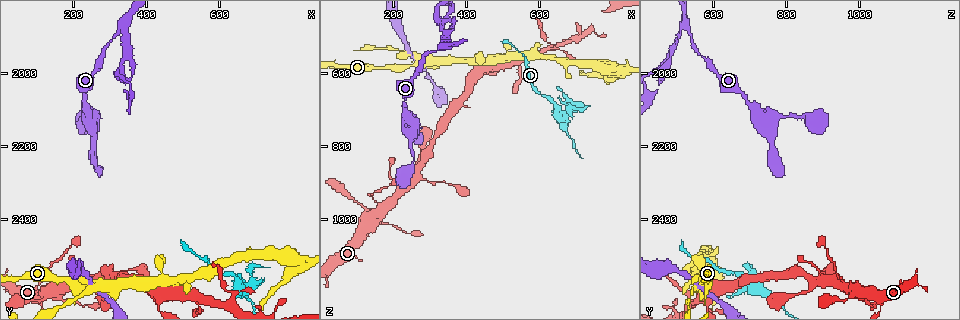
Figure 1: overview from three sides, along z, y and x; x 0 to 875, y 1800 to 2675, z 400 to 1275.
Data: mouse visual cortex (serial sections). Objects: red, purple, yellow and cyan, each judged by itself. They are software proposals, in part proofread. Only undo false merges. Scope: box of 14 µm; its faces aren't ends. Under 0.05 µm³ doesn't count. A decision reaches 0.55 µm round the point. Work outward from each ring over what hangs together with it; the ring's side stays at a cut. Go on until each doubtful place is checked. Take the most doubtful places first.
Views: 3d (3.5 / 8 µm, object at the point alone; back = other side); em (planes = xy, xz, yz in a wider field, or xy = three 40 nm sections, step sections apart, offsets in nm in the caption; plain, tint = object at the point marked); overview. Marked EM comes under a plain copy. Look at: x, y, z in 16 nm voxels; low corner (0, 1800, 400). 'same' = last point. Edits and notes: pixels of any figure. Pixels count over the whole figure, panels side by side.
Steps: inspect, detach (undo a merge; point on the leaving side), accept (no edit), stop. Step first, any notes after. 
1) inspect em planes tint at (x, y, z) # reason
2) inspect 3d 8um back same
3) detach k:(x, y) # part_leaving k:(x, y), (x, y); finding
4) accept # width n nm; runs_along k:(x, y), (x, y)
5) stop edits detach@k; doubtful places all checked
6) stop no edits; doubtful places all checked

inspect 3d 3.5um at (275, 2575, 570) # side arm on a straight run

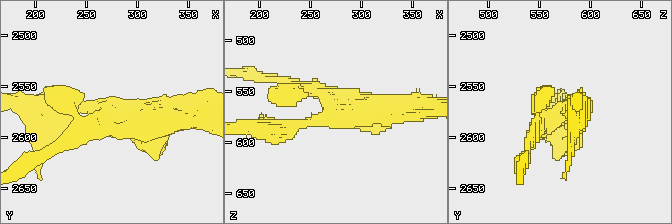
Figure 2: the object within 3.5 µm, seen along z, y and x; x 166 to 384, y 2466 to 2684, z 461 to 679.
inspect em xy step 3 tint at (272, 2572, 574) # need the tissue

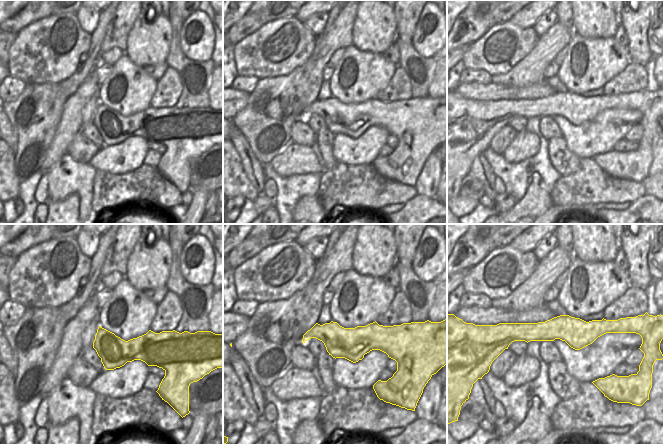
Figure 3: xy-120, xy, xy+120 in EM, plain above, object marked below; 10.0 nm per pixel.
accept # width 320 nm; runs_along 2:(267, 131), (363, 108), (396, 108); continuous, no second cell

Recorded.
inspect 3d 3.5um at (655, 2570, 695)

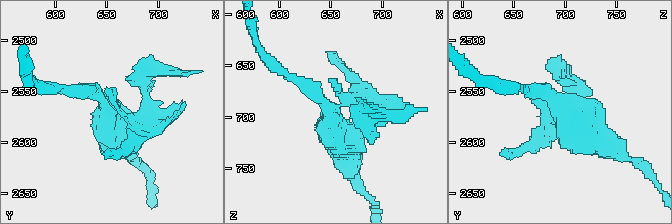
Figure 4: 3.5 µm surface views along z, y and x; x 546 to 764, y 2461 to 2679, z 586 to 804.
inspect em xy step 3 tint at (654, 2570, 698)

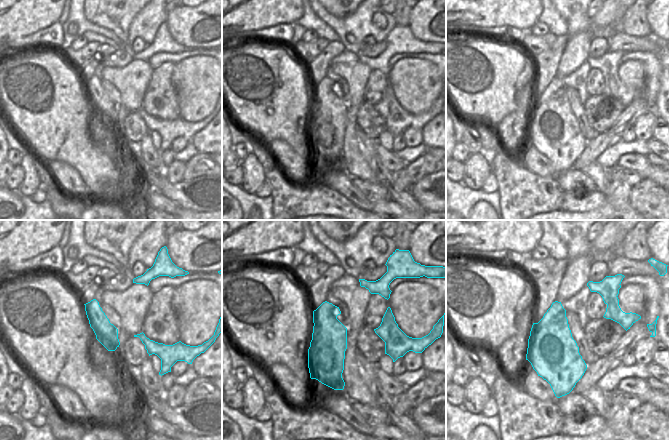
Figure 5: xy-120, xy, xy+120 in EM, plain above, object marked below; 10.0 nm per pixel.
detach 4:(565, 86) # part_leaving 4:(342, 105), (367, 123), (401, 118); a second cell is stuck on

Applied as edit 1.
inspect overview # see it whole again

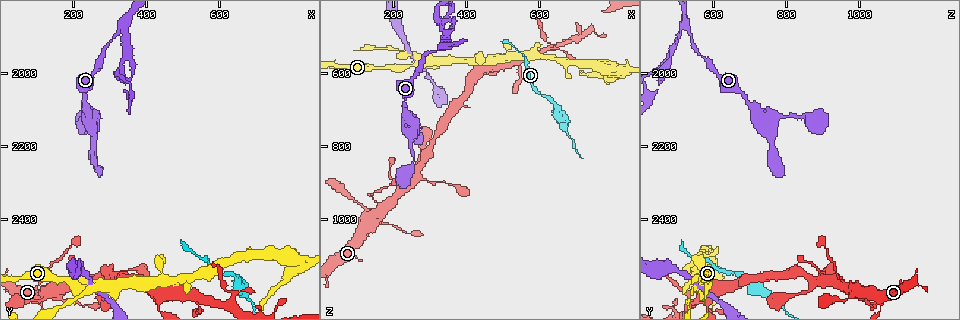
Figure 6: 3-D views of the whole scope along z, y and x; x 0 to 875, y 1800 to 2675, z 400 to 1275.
inspect 3d 3.5um back at (625, 2635, 530) # abrupt turn

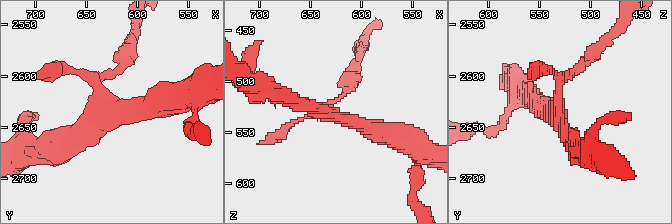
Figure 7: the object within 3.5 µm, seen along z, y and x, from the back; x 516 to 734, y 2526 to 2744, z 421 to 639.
inspect em xy step 1 tint at (624, 2636, 534)

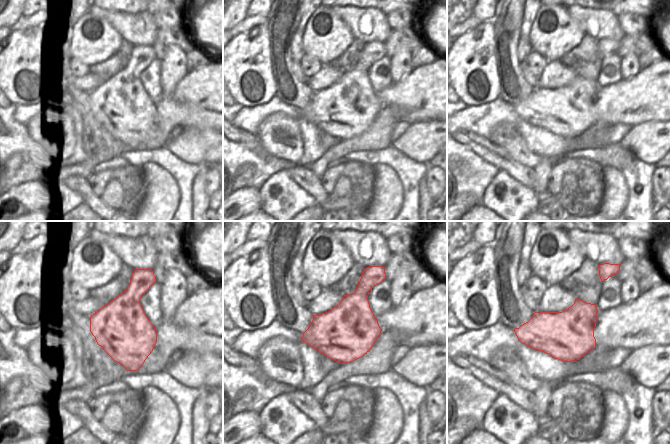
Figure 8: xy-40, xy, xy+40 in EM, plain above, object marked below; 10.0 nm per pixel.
accept # width 550 nm; runs_along 7:(169, 100), (108, 112), (59, 146); all the same cell

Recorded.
inspect 3d 3.5um at (145, 2560, 945) # calibre changes

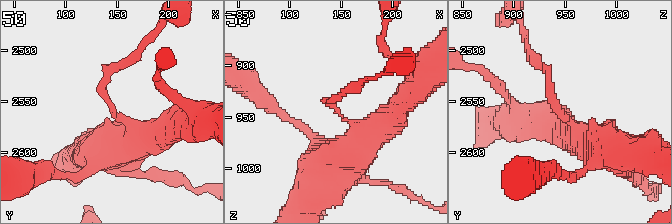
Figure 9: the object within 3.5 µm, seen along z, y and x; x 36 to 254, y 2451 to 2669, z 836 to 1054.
inspect em xy step 1 tint at (146, 2556, 944) # need the tissue

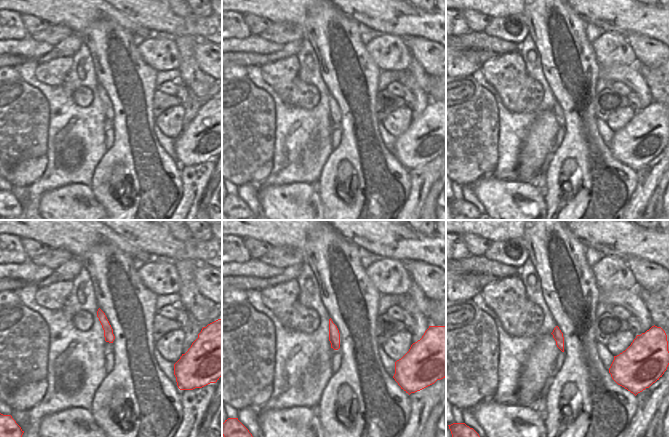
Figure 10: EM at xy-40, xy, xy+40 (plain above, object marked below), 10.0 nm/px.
inspect em xy step 2 tint same # another direction

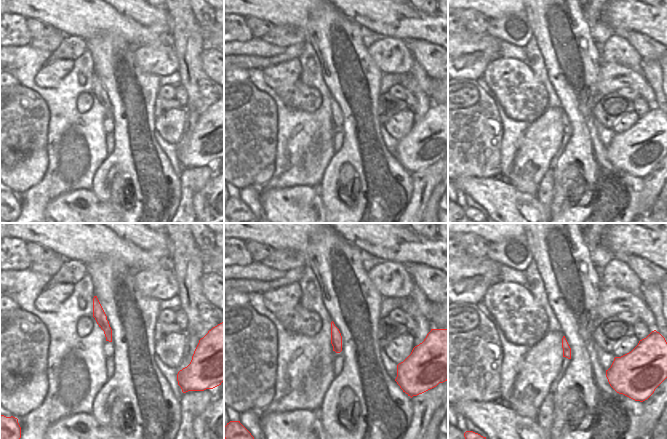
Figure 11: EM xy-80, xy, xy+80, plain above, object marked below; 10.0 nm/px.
accept # runs_along 9:(599, 146), (553, 103), (548, 72), (535, 63); one cell here

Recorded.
inspect 3d 8um at (340, 1880, 525) # abrupt turn

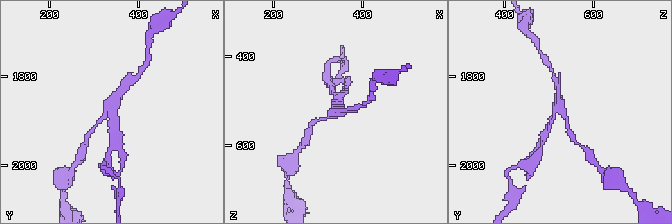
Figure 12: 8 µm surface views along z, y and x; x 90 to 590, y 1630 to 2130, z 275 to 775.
inspect em xy step 5 tint at (340, 1875, 520) # now the EM

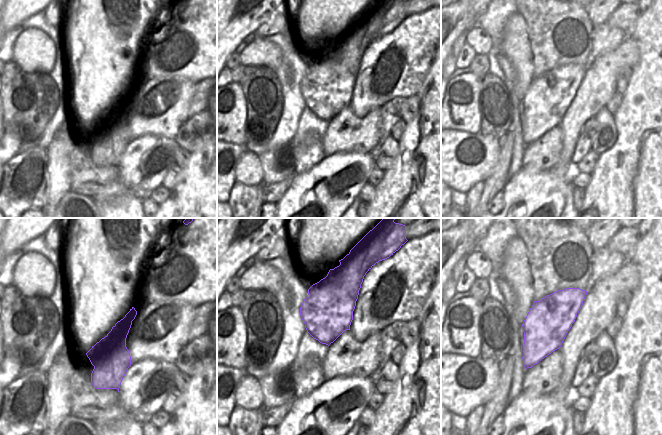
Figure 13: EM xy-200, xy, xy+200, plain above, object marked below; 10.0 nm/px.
accept # runs_along 12:(316, 120), (336, 113), (337, 99); one cell here

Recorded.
inspect 3d 3.5um at (330, 2000, 465) # sharp bend

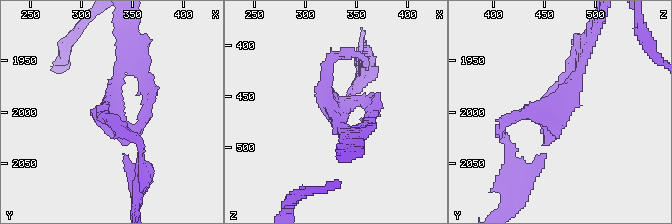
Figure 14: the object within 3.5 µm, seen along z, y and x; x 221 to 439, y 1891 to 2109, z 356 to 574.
inspect em xy step 3 tint at (330, 2004, 464)

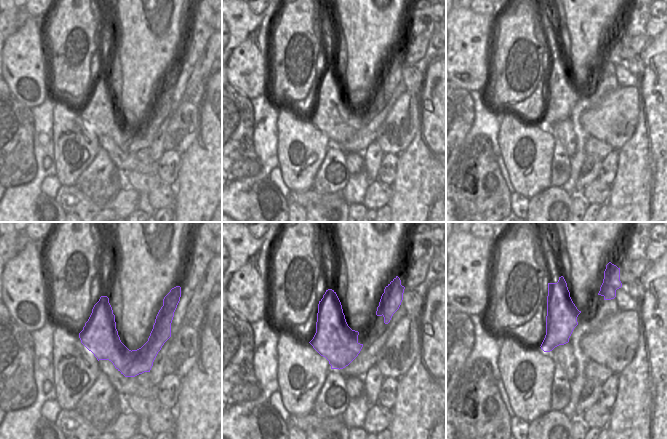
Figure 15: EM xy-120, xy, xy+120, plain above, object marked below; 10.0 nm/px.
accept # runs_along 14:(584, 56), (558, 117), (504, 120); one cell here

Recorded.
stop edits detach@4; doubtful places all checked

